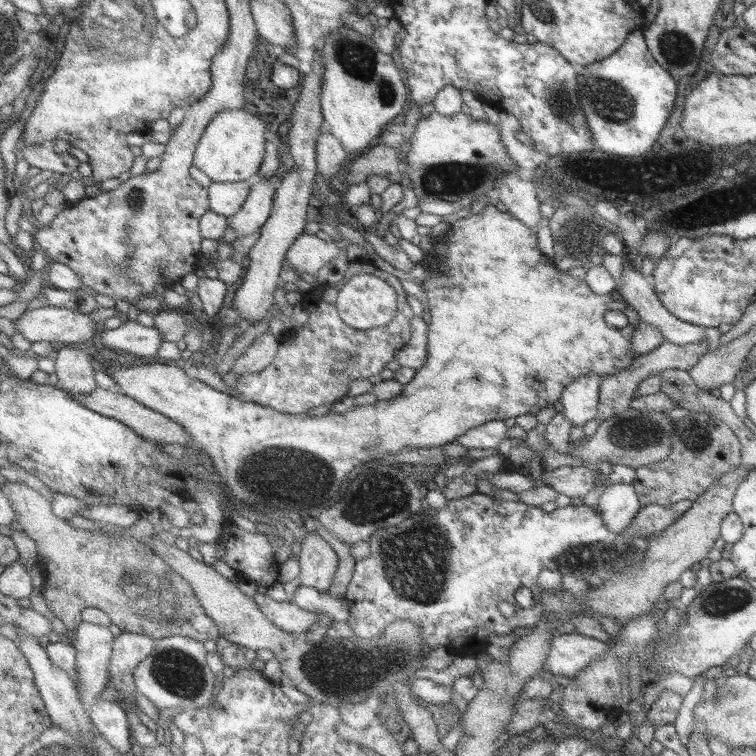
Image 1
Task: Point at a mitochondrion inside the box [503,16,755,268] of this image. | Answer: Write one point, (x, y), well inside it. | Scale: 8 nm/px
(604, 96)

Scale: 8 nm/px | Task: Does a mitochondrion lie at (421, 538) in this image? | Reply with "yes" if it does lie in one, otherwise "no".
yes

